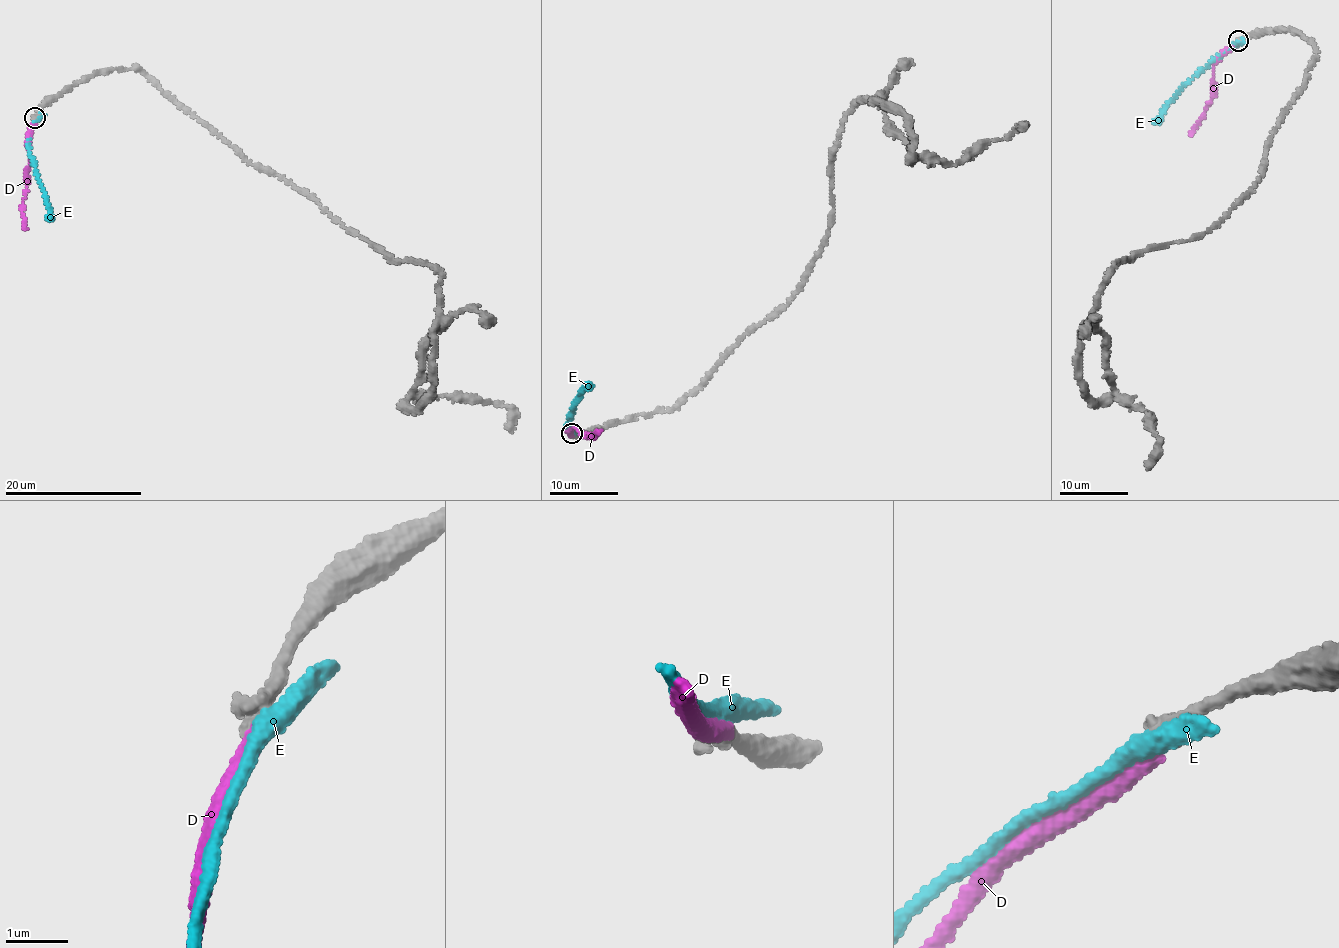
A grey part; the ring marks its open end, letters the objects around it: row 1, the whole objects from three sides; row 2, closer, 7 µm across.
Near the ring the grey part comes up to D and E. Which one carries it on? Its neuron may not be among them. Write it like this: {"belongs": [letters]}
{"belongs": []}

